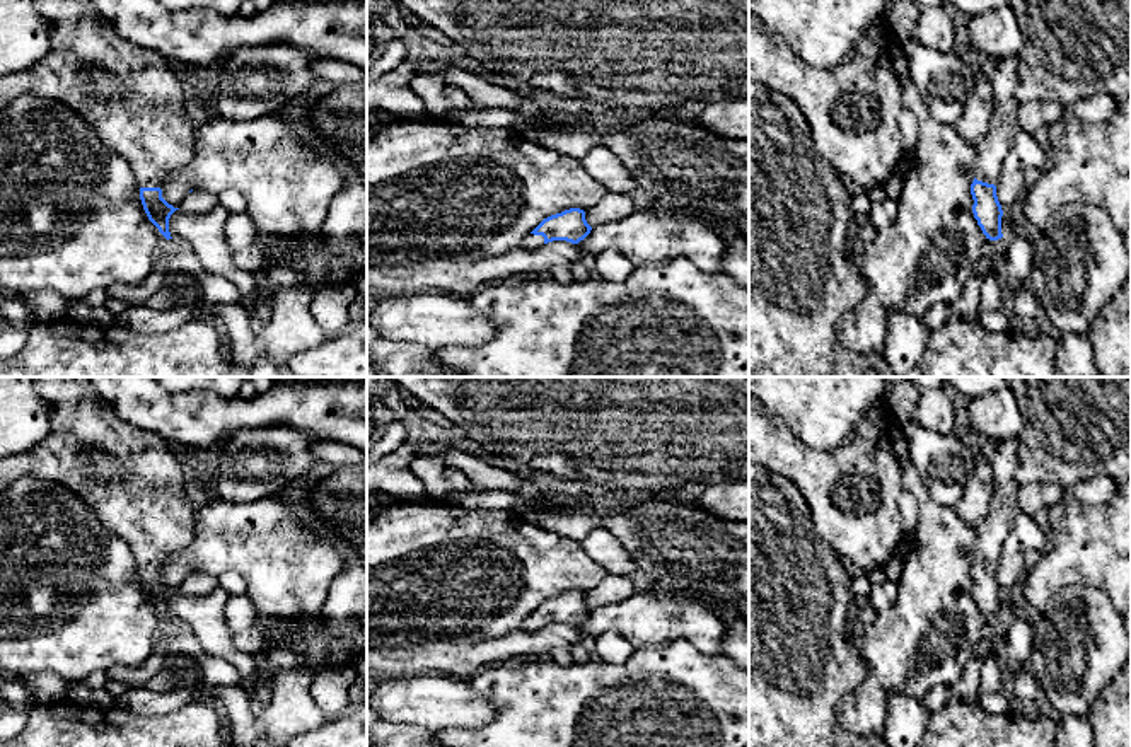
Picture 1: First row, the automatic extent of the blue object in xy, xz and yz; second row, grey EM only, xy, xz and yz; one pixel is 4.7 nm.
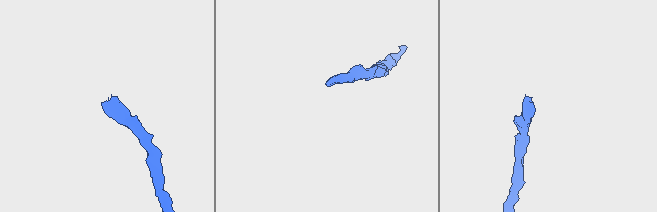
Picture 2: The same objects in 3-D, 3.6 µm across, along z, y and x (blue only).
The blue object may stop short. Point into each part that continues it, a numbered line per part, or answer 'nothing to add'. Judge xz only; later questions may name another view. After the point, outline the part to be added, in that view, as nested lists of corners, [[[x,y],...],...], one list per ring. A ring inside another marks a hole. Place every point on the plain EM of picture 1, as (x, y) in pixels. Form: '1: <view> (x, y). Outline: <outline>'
1: xz (531, 623). Outline: [[[529,616],[522,628],[525,629],[539,629],[539,628],[544,628],[544,619],[542,617],[534,617],[534,616]]]

